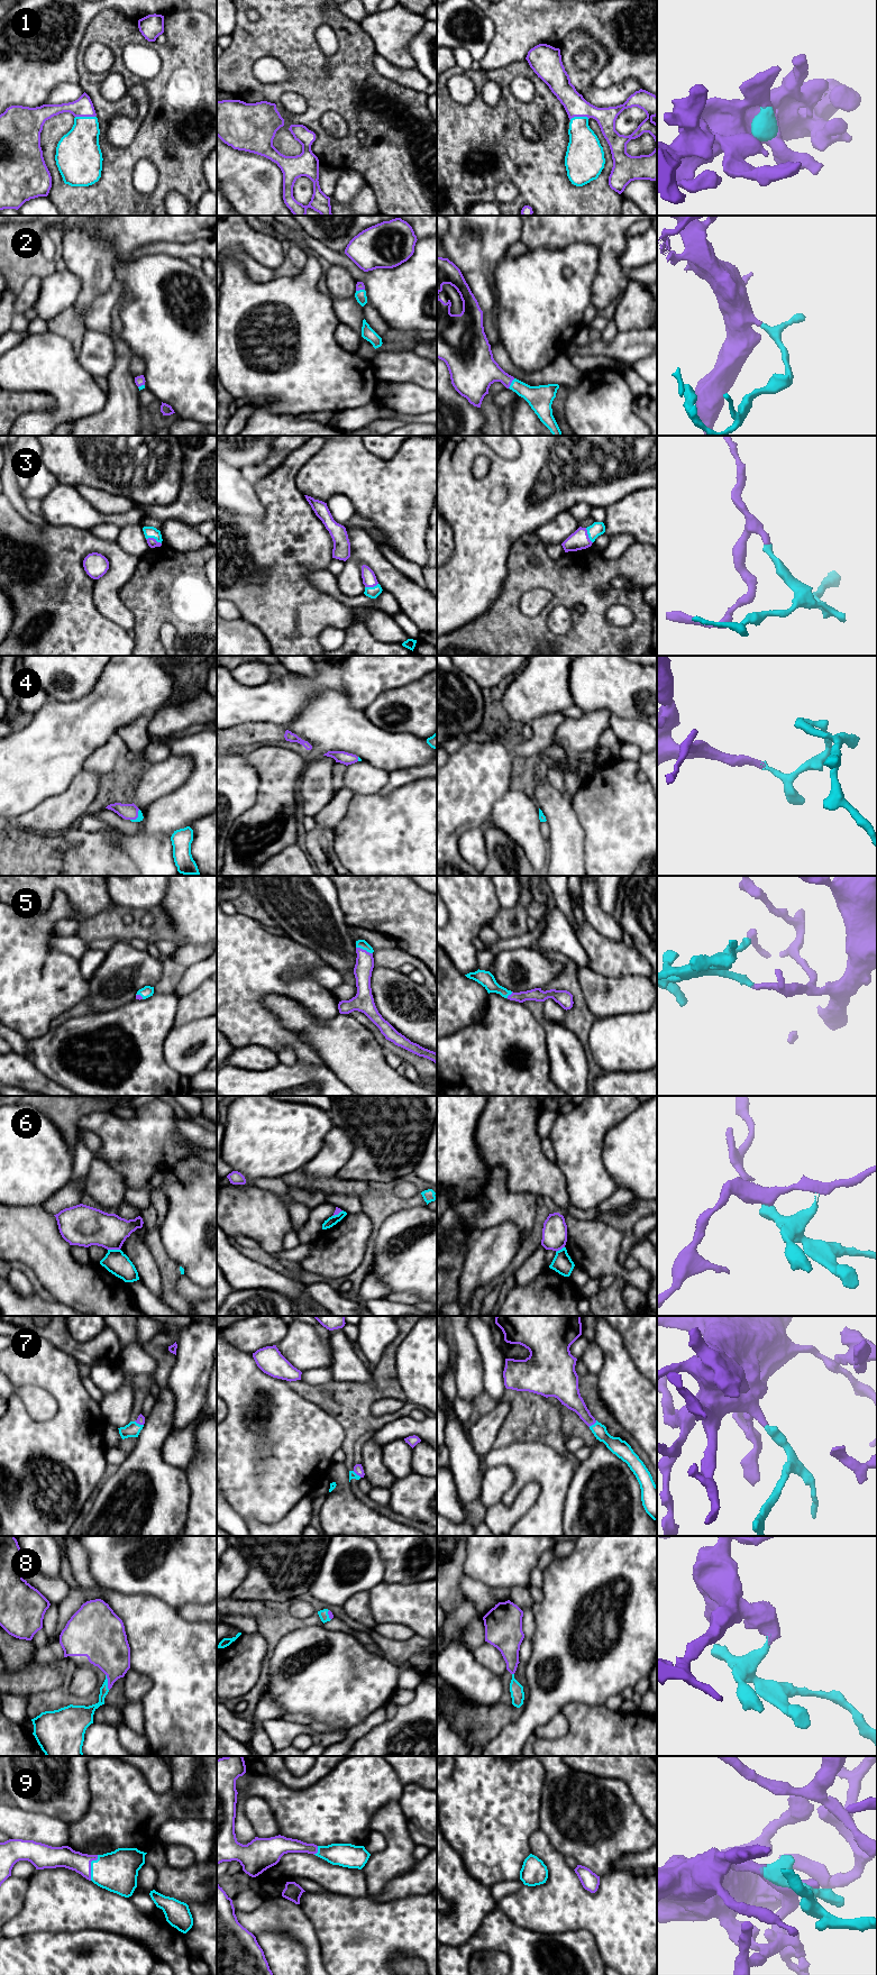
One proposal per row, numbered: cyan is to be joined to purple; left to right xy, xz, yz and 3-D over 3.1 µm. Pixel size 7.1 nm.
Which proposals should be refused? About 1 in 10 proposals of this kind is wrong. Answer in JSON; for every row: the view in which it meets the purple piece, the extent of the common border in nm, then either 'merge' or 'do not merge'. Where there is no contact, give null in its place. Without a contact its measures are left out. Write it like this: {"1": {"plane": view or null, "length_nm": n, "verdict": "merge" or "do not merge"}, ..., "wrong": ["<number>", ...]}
{"1": {"plane": "xy", "length_nm": 140, "verdict": "merge"}, "2": {"plane": "yz", "length_nm": 90, "verdict": "merge"}, "3": {"plane": "xy", "length_nm": 120, "verdict": "merge"}, "4": {"plane": "xy", "length_nm": 100, "verdict": "merge"}, "5": {"plane": "xz", "length_nm": 130, "verdict": "merge"}, "6": {"plane": "xy", "length_nm": 90, "verdict": "do not merge"}, "7": {"plane": "yz", "length_nm": 80, "verdict": "merge"}, "8": {"plane": "xy", "length_nm": 110, "verdict": "merge"}, "9": {"plane": "xy", "length_nm": 190, "verdict": "merge"}, "wrong": ["6"]}

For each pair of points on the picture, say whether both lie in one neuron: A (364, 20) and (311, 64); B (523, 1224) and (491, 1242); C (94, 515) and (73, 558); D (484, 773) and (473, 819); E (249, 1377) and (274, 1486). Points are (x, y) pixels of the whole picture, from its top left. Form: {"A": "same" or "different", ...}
{"A": "different", "B": "different", "C": "different", "D": "same", "E": "same"}

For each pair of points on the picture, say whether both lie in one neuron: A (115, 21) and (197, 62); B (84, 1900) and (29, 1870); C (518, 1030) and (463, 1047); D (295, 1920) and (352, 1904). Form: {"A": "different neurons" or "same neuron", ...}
{"A": "same neuron", "B": "different neurons", "C": "same neuron", "D": "different neurons"}

